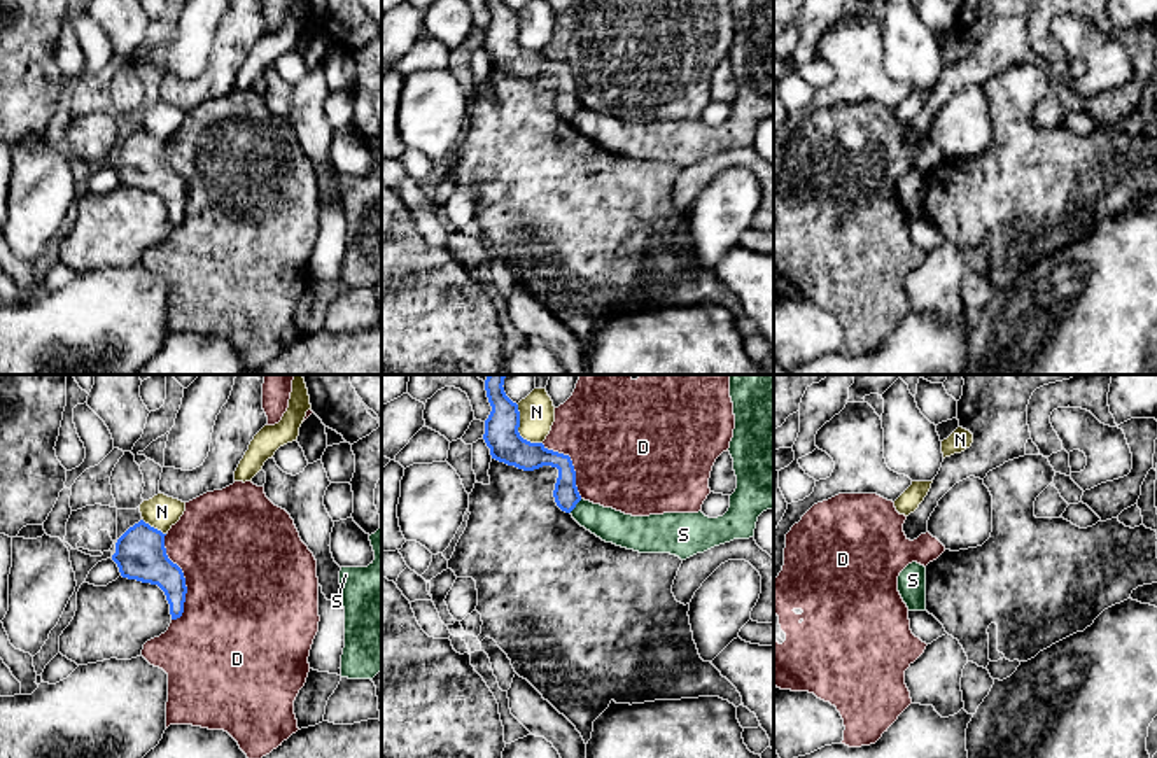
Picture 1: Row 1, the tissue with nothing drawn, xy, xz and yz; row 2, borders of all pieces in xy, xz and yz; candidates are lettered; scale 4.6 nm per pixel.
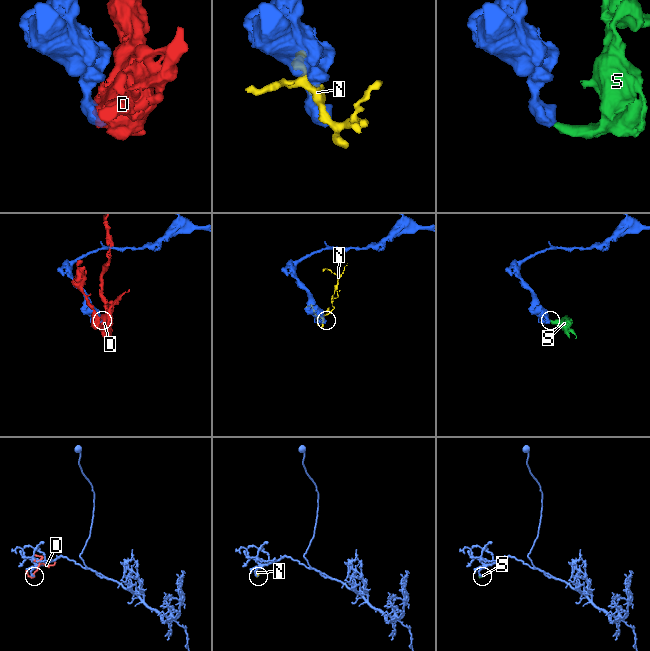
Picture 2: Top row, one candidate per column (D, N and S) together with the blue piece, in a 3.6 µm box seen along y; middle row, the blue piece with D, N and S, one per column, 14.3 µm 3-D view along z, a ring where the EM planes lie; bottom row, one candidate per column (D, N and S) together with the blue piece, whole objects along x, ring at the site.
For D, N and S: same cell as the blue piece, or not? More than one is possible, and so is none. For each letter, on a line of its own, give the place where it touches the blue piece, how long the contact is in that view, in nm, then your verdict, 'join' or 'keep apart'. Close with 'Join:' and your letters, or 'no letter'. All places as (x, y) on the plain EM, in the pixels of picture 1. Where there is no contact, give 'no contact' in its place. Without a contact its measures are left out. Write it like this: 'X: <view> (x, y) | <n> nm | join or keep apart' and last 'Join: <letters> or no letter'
D: xy (184, 186) | 400 nm | keep apart
N: xz (517, 39) | 220 nm | keep apart
S: xz (574, 114) | 90 nm | keep apart
Join: no letter

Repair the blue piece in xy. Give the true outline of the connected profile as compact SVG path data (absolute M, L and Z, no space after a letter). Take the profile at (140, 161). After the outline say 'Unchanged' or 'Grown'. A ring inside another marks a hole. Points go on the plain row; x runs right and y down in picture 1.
M140 128L117 147L112 168L123 186L158 193L170 212L172 228L177 228L184 221L187 194L182 177L166 163L165 144Z. Unchanged

